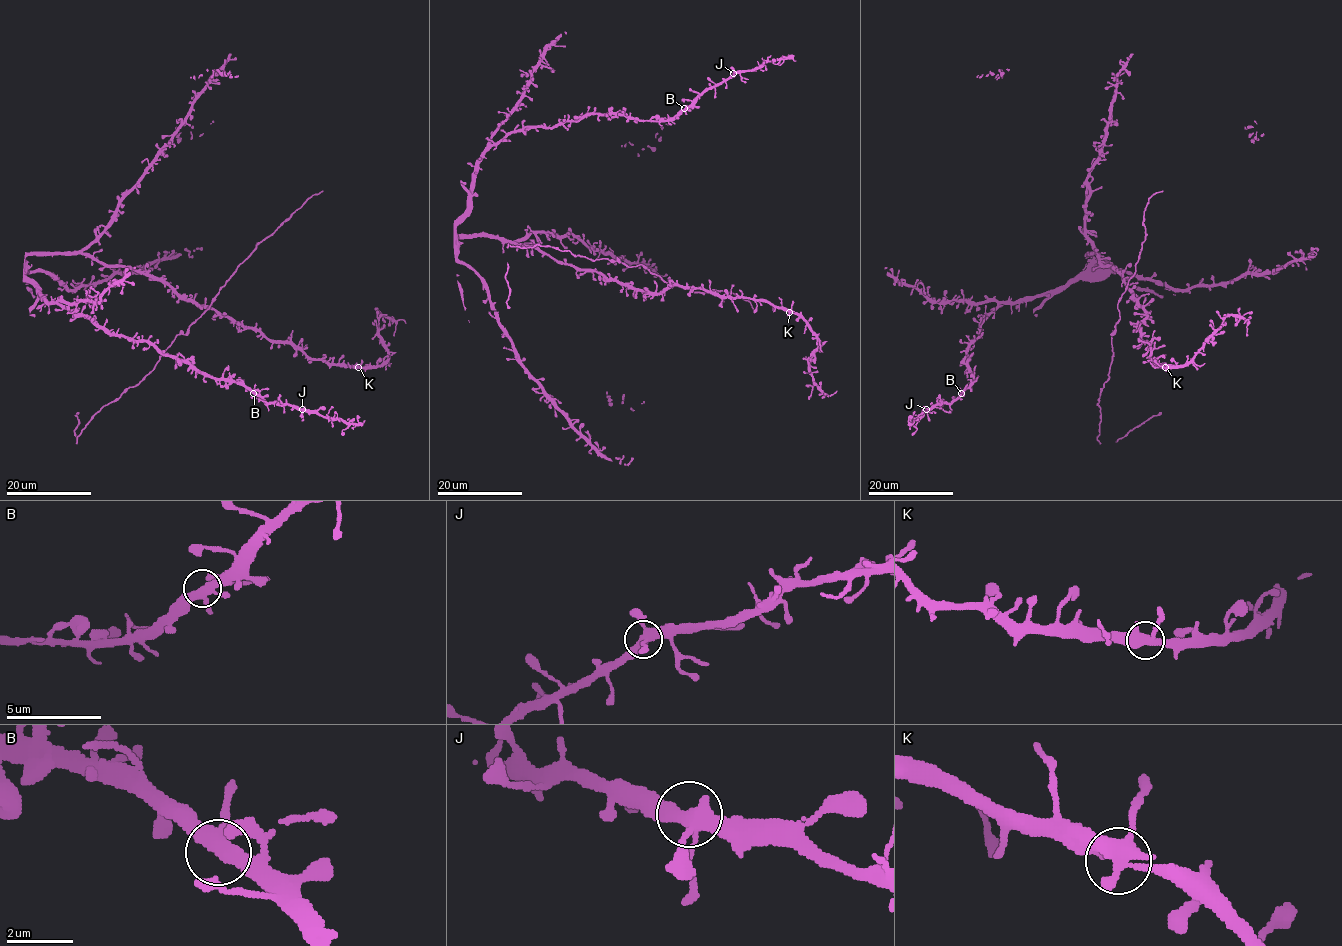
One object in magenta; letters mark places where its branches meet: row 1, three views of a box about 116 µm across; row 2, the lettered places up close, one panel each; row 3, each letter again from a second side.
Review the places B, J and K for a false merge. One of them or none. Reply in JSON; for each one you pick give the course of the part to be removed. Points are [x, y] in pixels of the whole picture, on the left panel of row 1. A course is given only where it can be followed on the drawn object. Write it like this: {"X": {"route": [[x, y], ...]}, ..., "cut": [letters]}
{"cut": []}

